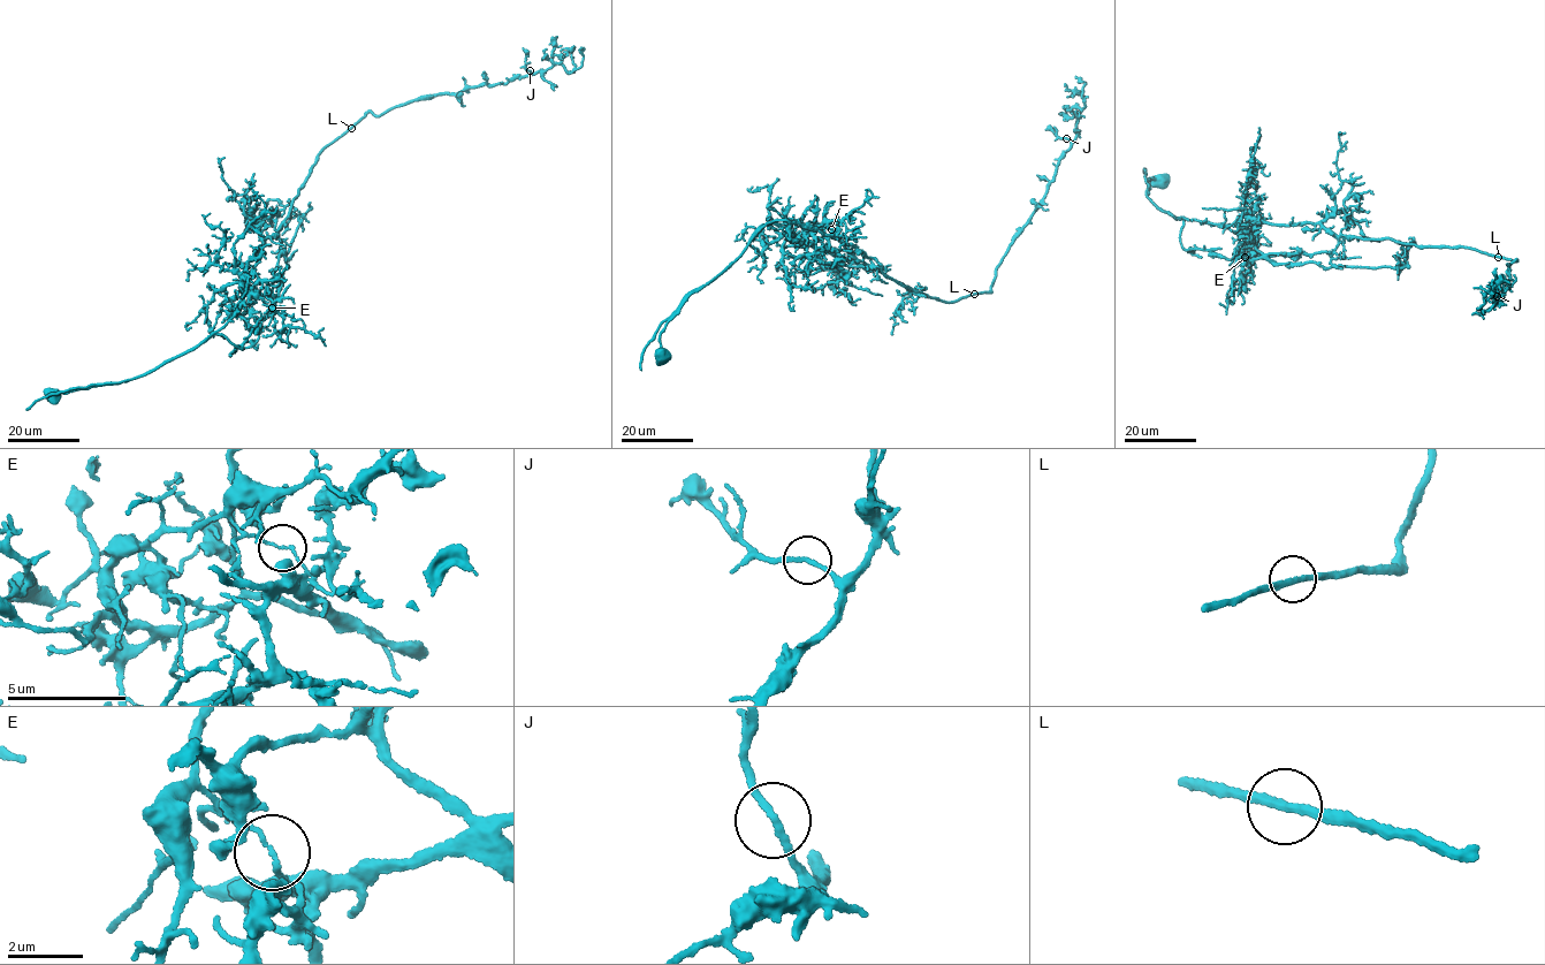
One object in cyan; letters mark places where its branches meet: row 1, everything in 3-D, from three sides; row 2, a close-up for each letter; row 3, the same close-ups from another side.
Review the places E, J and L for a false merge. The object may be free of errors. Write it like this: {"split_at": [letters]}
{"split_at": ["E"]}

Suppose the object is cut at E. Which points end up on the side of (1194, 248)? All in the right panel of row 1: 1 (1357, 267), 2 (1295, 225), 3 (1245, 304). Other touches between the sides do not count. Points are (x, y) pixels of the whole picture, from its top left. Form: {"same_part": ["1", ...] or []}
{"same_part": ["1", "3"]}

